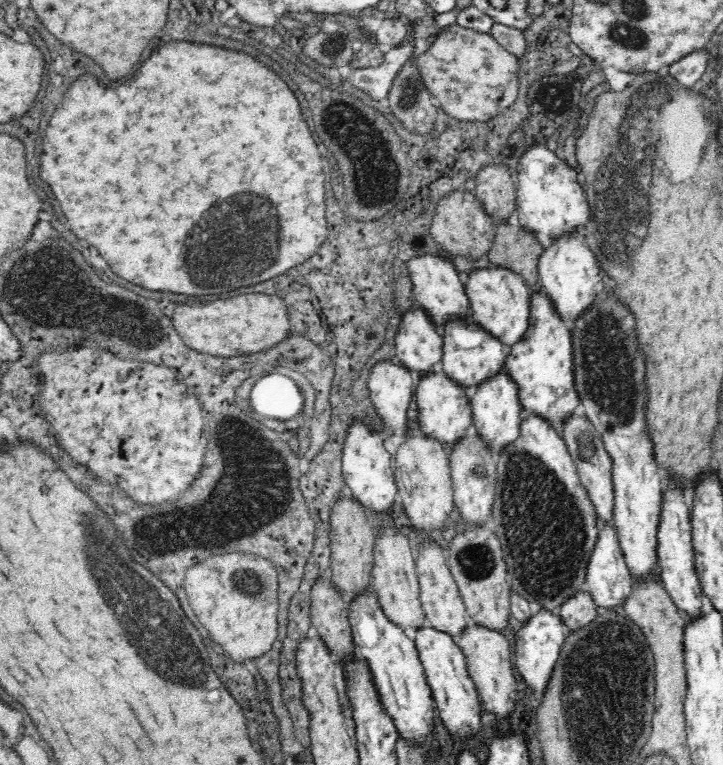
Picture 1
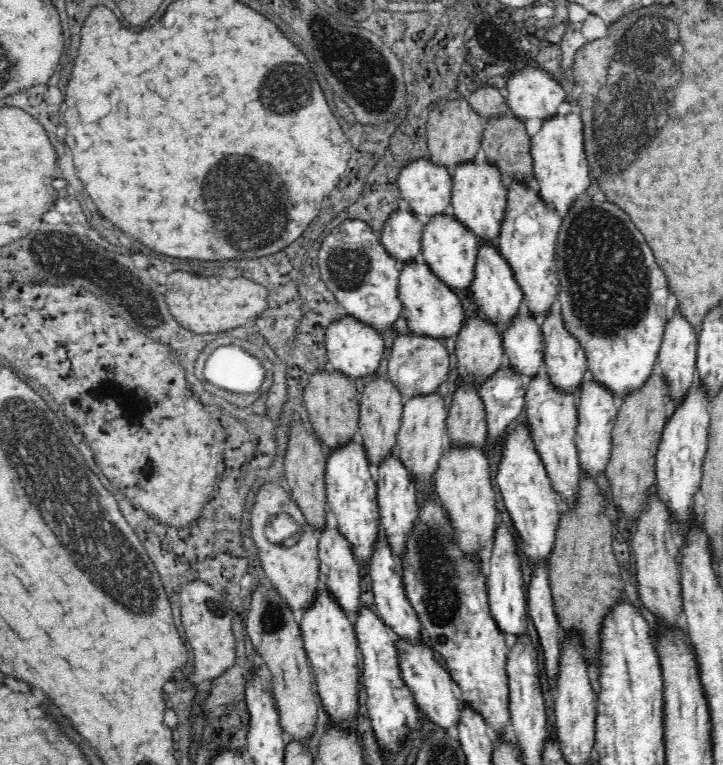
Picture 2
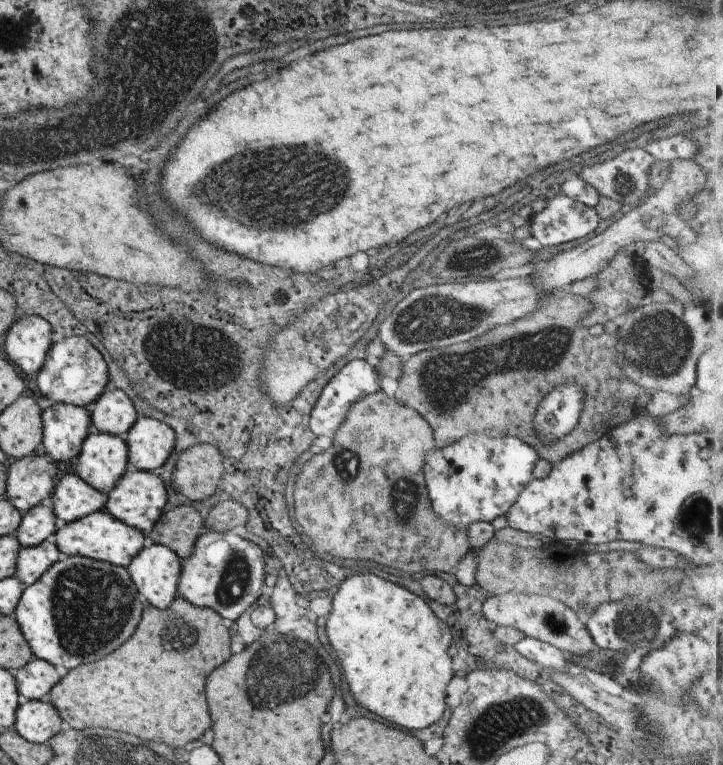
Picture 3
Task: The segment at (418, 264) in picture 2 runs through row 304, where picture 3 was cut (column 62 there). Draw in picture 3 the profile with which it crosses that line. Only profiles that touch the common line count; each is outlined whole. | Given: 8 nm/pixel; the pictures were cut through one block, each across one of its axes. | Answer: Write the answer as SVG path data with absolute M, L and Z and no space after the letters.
M54 403L40 414L42 441L40 452L51 461L72 461L80 451L92 425L87 408L67 403Z

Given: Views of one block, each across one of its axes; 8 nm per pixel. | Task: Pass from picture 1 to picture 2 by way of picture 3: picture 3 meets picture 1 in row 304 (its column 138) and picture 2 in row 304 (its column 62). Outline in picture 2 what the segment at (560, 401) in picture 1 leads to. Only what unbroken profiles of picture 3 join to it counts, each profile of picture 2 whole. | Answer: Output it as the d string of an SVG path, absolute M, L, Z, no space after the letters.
M512 180L507 181L507 189L506 212L499 232L498 250L510 265L518 288L522 289L530 317L540 323L550 313L559 292L555 250L562 220L540 199L534 184L524 185Z

